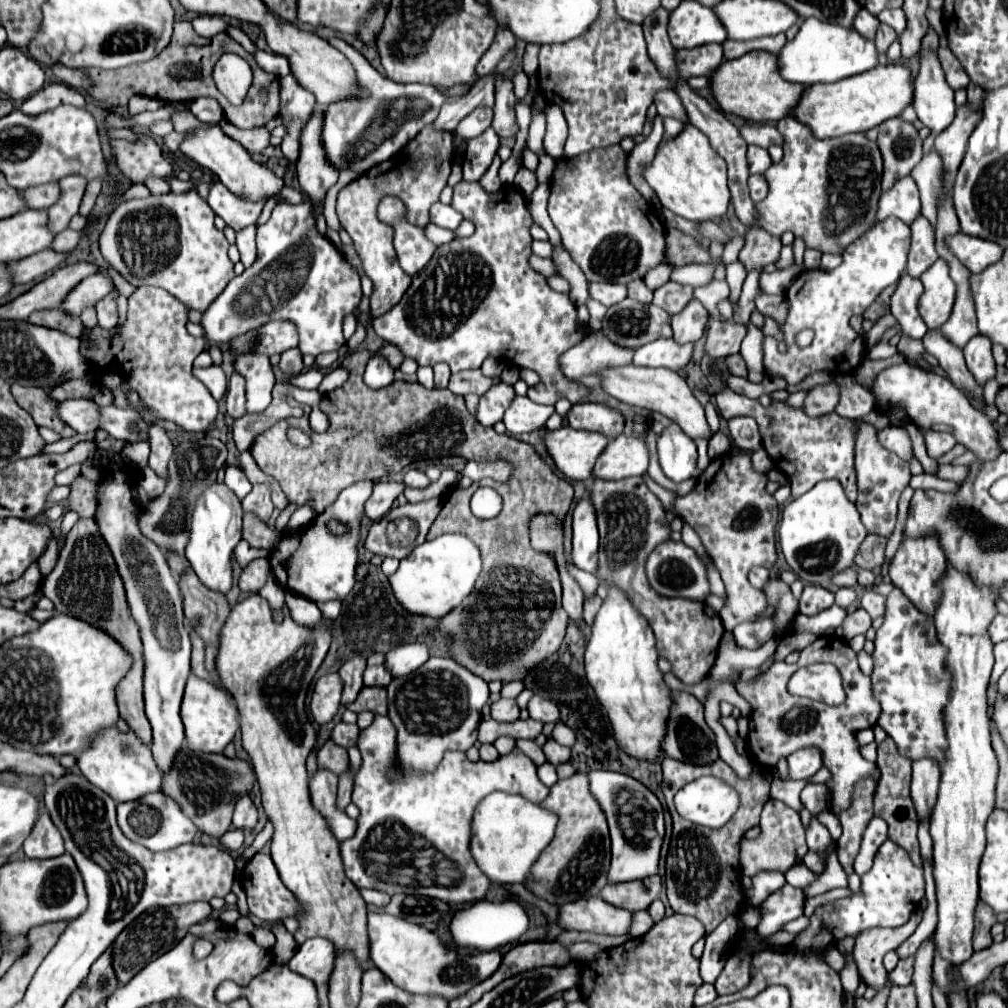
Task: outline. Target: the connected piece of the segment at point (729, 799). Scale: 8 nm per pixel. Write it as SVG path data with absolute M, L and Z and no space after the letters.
M700 777L676 793L678 813L695 825L713 828L726 823L740 807L738 791L718 777Z

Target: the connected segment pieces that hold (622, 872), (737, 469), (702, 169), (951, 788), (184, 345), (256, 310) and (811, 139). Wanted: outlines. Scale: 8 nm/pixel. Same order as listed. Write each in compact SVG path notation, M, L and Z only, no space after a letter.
M590 771L588 777L590 777L590 791L596 795L610 825L612 861L608 871L608 883L628 883L656 875L666 829L664 809L658 797L640 781L622 773Z
M730 453L722 455L722 461L712 461L708 469L702 473L702 477L696 483L696 489L686 495L678 497L674 501L674 515L682 517L702 539L702 545L706 547L708 555L712 557L716 569L720 571L720 577L726 585L726 605L718 613L722 619L722 625L726 631L734 631L736 625L740 623L754 623L762 617L766 611L766 595L758 589L754 589L748 581L748 573L752 567L762 565L762 567L772 567L776 561L776 539L774 539L774 527L778 523L778 503L774 501L772 495L766 493L766 481L764 473L756 473L750 465L750 455L746 453Z
M686 125L674 139L662 141L656 157L644 167L642 175L664 207L688 221L706 221L722 217L728 211L730 191L726 183L726 161L694 125Z
M948 567L944 579L942 579L942 591L944 591L944 597L942 597L942 603L938 605L938 611L934 615L934 625L936 625L936 633L938 633L938 641L948 649L948 655L944 659L946 663L946 669L948 673L952 675L952 697L948 701L948 705L944 707L944 713L942 713L942 719L944 719L944 729L946 729L946 741L948 741L948 747L944 749L944 759L940 763L940 787L938 787L938 799L936 799L936 805L932 809L932 817L930 817L930 835L932 835L932 863L934 863L934 881L936 881L936 899L938 899L938 925L936 925L936 931L934 931L934 945L940 953L942 959L958 965L958 963L964 963L966 959L970 959L972 955L972 931L974 931L974 911L976 911L976 905L978 905L978 865L980 865L980 857L982 857L982 851L984 851L984 825L990 817L990 813L996 809L996 779L998 779L998 759L996 759L996 753L992 749L992 743L990 743L990 717L986 713L988 709L988 679L990 679L990 671L992 671L992 665L994 665L994 653L992 653L992 643L990 643L990 637L988 637L988 625L990 625L990 619L996 615L996 609L994 609L994 591L990 589L980 589L972 583L972 579L968 575L962 575L958 571L954 571L952 567Z
M138 287L128 299L128 317L122 335L118 335L118 329L102 331L98 325L94 329L84 329L84 335L90 335L98 347L82 347L82 355L86 355L96 367L110 367L110 371L118 371L128 379L130 387L138 391L148 407L148 411L138 413L150 423L154 423L154 417L162 417L186 431L208 433L218 417L218 403L192 375L192 363L204 349L206 339L192 337L186 331L186 323L188 307L180 299L160 287Z
M278 203L276 207L274 207L274 211L272 211L272 217L264 223L264 225L258 225L258 233L256 233L256 243L258 243L258 257L256 257L256 261L252 263L252 267L248 267L242 275L238 275L238 277L234 277L230 283L228 283L228 287L222 291L222 295L216 299L216 303L212 303L210 305L210 311L206 311L204 313L204 317L202 317L202 327L204 327L204 331L206 331L206 339L208 341L212 341L212 343L216 343L216 345L226 345L226 343L230 343L230 339L234 339L236 335L240 335L240 333L246 333L246 331L250 331L250 329L258 329L262 323L268 323L268 321L292 321L294 325L296 325L296 329L298 329L298 337L300 337L300 341L298 341L298 349L300 349L300 353L302 355L320 355L320 353L328 353L328 351L338 351L346 341L344 341L344 337L342 337L342 323L344 323L344 317L346 315L350 315L350 313L354 313L354 309L360 305L360 299L362 299L362 287L360 287L360 275L348 265L348 261L346 261L346 257L324 237L324 235L320 235L320 231L318 231L318 227L316 227L316 221L314 221L314 215L312 215L312 207L310 205L290 205L290 203Z
M786 117L778 121L776 129L784 137L784 159L774 163L764 179L768 181L768 195L764 201L756 205L756 223L766 229L770 235L780 237L784 231L792 231L794 235L806 241L806 247L818 249L822 253L842 253L854 239L868 231L878 205L876 197L880 193L882 179L882 153L876 143L872 143L864 133L848 133L836 139L816 139L808 125L800 123L794 117Z

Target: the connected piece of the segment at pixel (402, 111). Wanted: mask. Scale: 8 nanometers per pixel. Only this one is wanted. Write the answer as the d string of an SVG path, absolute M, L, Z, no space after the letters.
M328 39L340 49L356 69L358 81L370 91L370 97L362 103L334 103L326 109L322 139L326 153L336 167L352 167L356 171L368 171L378 163L396 155L408 145L428 123L438 117L440 107L446 103L446 95L432 85L404 85L382 77L352 45L342 39Z

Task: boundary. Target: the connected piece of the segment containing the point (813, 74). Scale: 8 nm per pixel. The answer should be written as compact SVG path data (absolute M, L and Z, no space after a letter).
M814 17L804 19L796 37L782 47L778 53L778 69L786 81L814 85L814 83L834 83L862 71L870 71L878 65L880 53L874 39L866 39L854 29L846 29L836 23L824 23Z

